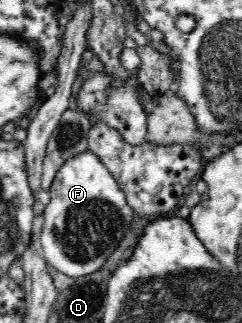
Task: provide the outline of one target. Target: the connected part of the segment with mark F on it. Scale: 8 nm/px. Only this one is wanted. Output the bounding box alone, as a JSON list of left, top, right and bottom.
[38,152,134,278]

